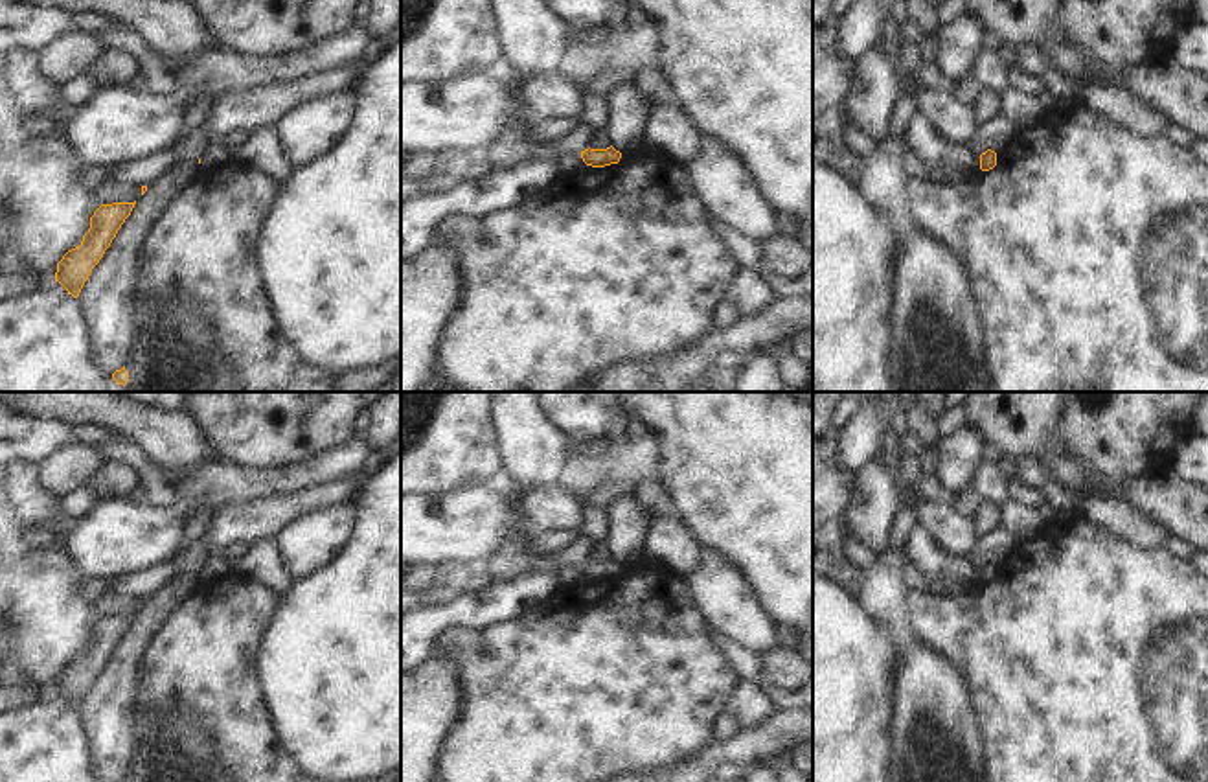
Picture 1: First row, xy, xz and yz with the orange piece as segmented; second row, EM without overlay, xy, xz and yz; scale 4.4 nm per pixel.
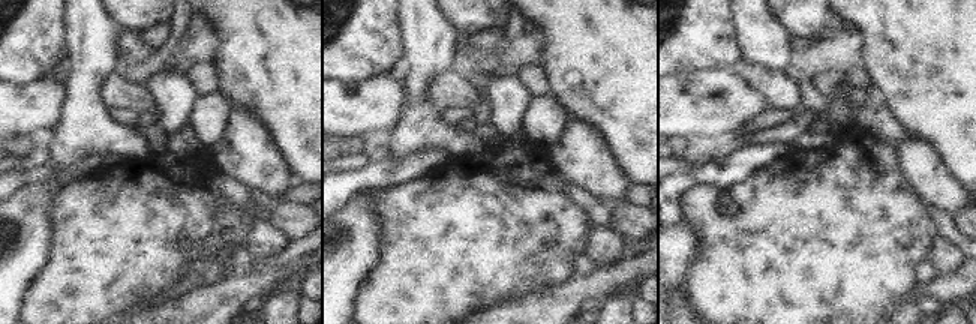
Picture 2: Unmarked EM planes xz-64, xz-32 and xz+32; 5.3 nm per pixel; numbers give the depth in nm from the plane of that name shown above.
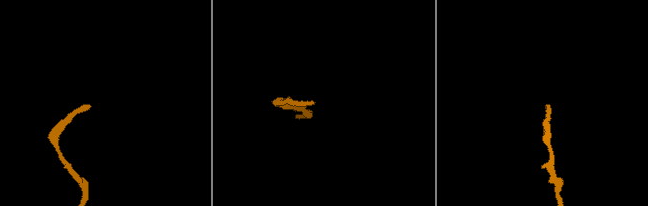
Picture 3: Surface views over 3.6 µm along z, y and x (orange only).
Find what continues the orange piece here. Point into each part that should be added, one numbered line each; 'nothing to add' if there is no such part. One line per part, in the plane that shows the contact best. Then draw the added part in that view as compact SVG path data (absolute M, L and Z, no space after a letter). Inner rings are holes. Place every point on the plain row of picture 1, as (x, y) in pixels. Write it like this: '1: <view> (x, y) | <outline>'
nothing to add

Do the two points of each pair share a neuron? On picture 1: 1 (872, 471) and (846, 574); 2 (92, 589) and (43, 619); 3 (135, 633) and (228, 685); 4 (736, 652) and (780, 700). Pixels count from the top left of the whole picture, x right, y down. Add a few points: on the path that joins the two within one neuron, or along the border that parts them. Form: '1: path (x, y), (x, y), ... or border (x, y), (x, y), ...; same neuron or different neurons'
1: border (857, 473), (857, 484), (844, 516); different neurons
2: border (81, 580), (78, 595), (91, 602); different neurons
3: border (173, 606), (144, 652), (136, 683); different neurons
4: path (745, 665), (767, 689); same neuron

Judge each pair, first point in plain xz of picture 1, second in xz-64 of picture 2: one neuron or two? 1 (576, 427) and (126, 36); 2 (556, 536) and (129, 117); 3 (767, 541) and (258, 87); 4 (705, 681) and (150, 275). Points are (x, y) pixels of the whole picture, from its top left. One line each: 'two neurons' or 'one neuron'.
1: two neurons
2: one neuron
3: one neuron
4: one neuron

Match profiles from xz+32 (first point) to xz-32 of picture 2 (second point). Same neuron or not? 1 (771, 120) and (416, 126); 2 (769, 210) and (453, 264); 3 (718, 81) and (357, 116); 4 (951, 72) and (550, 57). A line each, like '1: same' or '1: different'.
1: different
2: same
3: same
4: same

